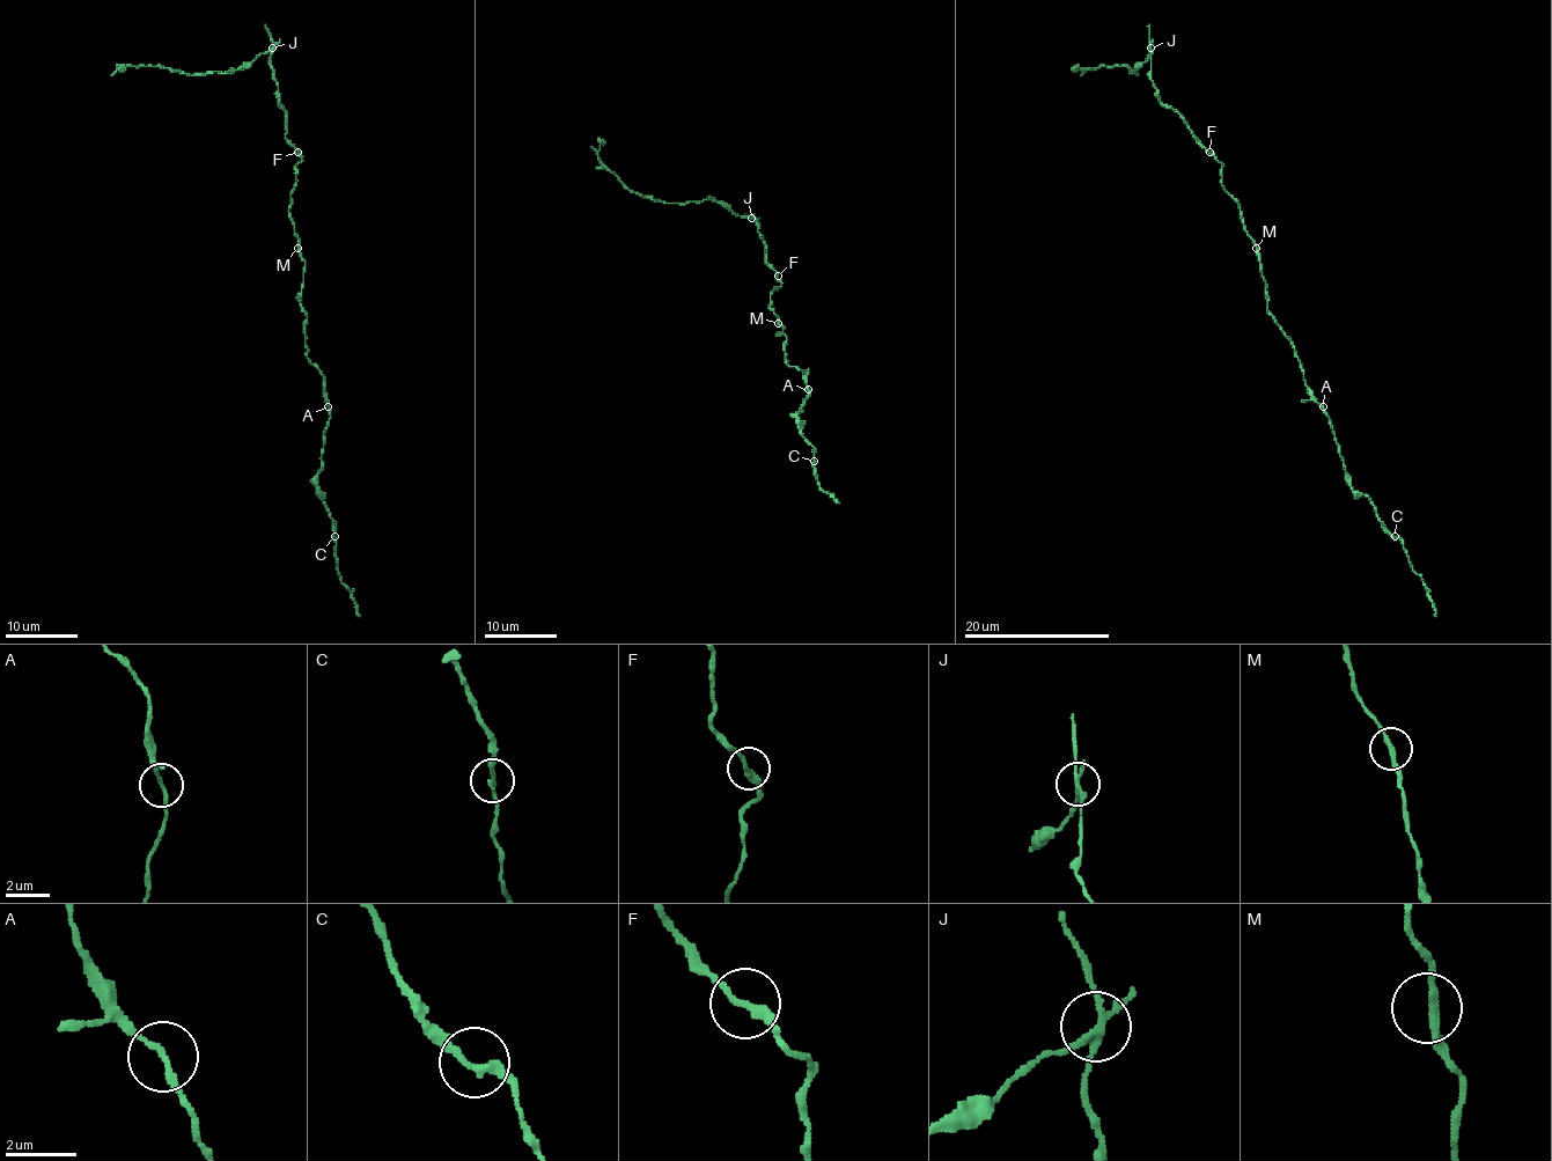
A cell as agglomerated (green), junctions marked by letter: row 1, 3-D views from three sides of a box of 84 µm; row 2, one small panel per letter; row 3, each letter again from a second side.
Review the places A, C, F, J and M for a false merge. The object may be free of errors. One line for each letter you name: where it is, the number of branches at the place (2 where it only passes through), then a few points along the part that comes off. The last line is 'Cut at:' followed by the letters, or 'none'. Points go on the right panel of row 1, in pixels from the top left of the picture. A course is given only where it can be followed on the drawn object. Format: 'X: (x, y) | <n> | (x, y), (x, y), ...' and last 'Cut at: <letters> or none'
J: (1150, 48) | 4 | (1150, 48), (1149, 57), (1133, 72), (1137, 75), (1125, 66), (1071, 68)
Cut at: J

